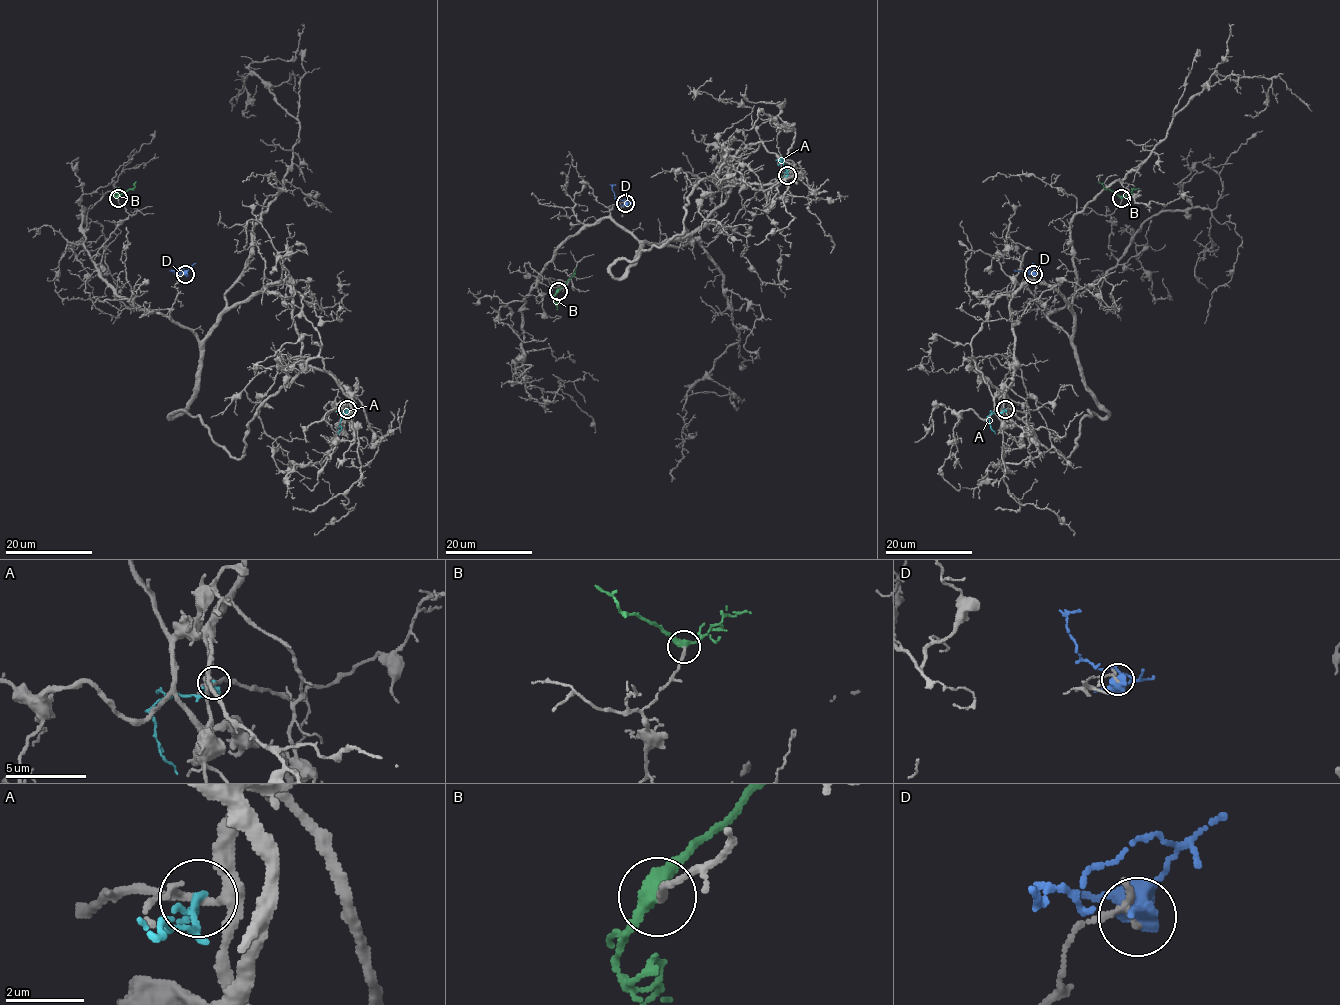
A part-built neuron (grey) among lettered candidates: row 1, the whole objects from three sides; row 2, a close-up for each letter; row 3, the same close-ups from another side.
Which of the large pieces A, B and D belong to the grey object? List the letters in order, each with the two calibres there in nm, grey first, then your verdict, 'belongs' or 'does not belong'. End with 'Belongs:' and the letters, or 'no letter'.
A: 180/160 nm | does not belong
B: 180/360 nm | belongs
D: 190/500 nm | does not belong
Belongs: B

